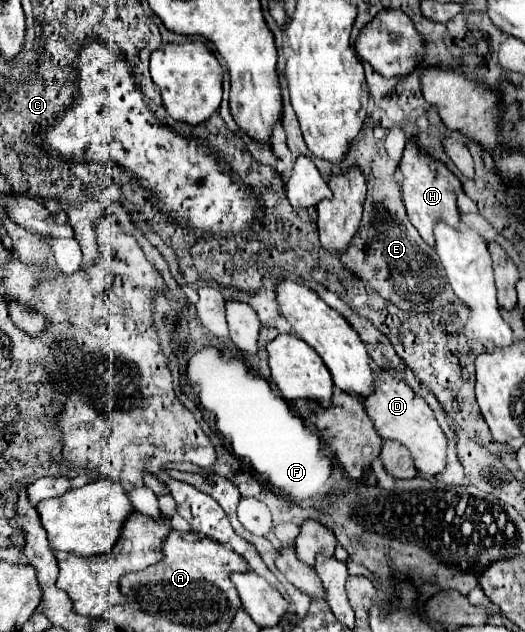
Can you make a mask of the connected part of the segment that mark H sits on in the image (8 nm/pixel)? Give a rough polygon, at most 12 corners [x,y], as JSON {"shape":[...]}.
{"shape":[[406,143],[408,219],[434,247],[438,219],[460,225],[462,185],[442,161]]}

